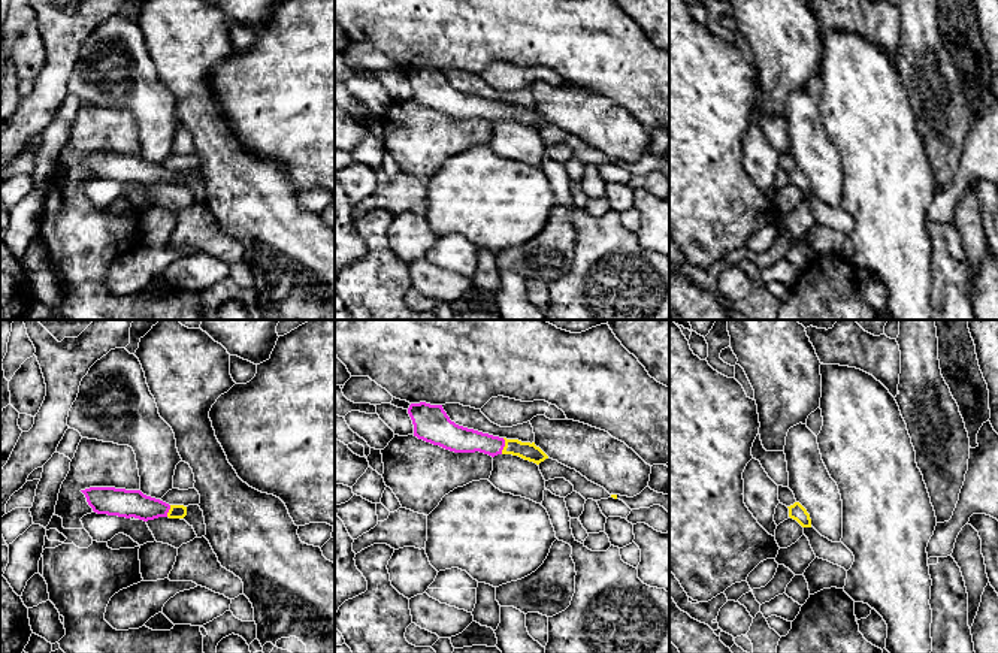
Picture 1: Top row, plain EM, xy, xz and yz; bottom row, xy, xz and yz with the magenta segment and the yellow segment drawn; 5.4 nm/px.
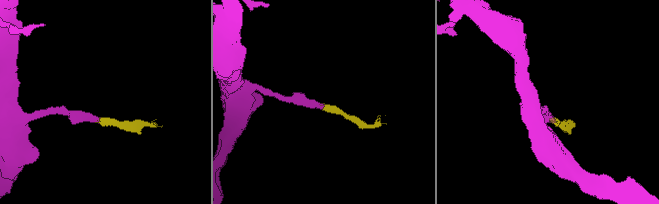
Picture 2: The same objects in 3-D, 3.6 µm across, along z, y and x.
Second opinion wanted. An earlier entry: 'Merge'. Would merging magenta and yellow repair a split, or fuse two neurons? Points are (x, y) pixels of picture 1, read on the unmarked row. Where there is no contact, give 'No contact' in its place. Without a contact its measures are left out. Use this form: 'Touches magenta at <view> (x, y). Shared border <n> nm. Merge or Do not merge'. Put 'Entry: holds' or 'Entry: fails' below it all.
Touches magenta at xz (504, 111). Shared border 90 nm. Merge
Entry: holds

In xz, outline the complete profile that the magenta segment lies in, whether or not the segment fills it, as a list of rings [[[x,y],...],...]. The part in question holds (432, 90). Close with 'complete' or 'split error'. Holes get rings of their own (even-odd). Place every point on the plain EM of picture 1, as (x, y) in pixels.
[[[411,69],[408,79],[414,90],[414,102],[454,118],[480,117],[492,123],[512,120],[536,130],[548,124],[535,108],[499,103],[456,90],[442,70]]] | split error

